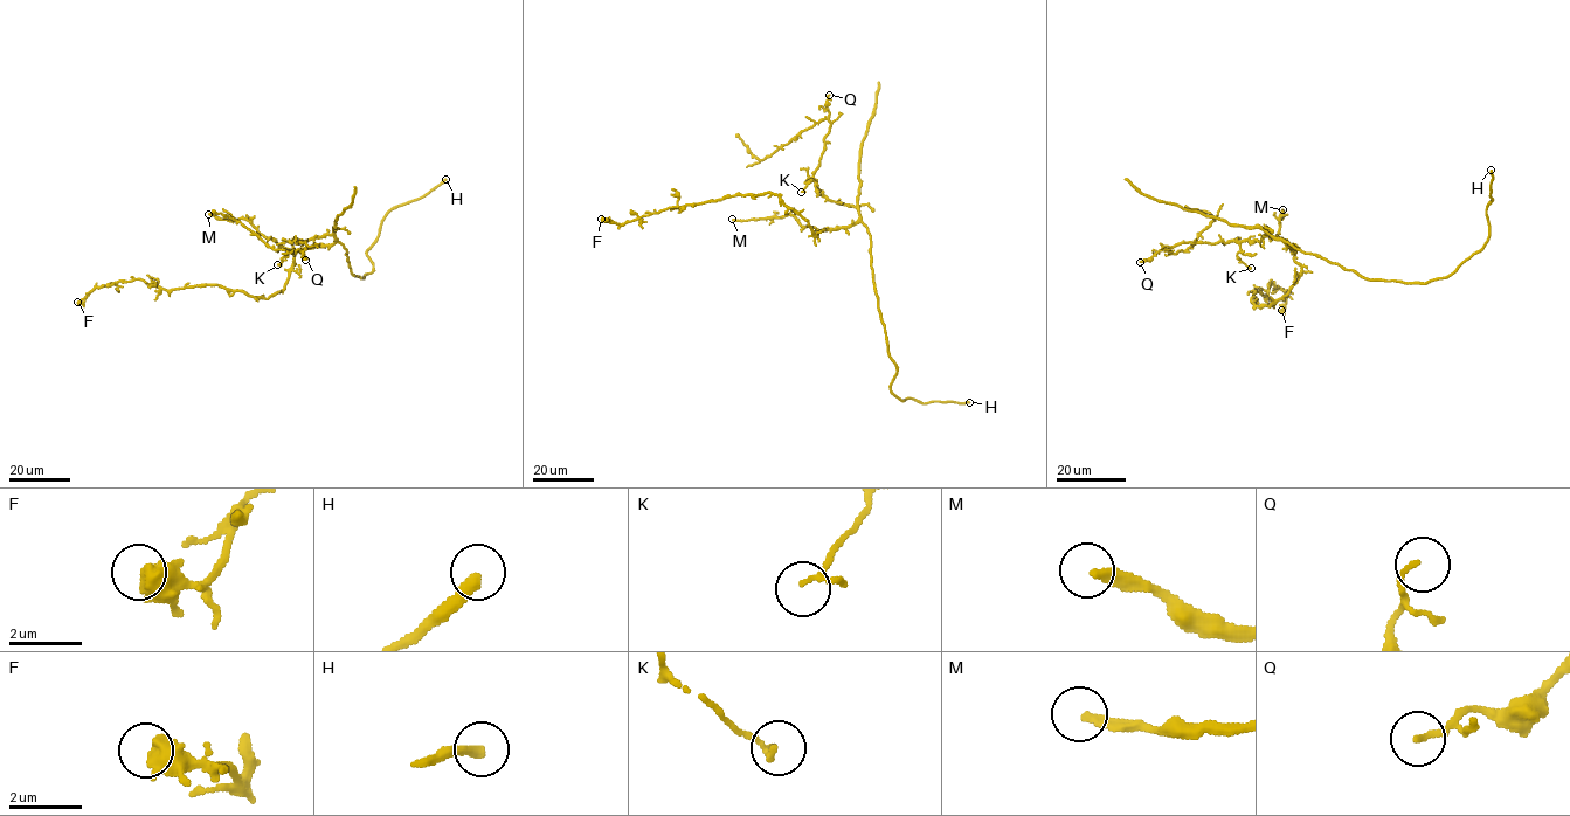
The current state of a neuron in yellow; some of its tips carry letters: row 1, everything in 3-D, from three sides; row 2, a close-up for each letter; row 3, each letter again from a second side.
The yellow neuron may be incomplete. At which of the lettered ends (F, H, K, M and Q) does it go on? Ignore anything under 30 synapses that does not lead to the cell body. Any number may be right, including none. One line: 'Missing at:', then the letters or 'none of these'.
Missing at: H, M

